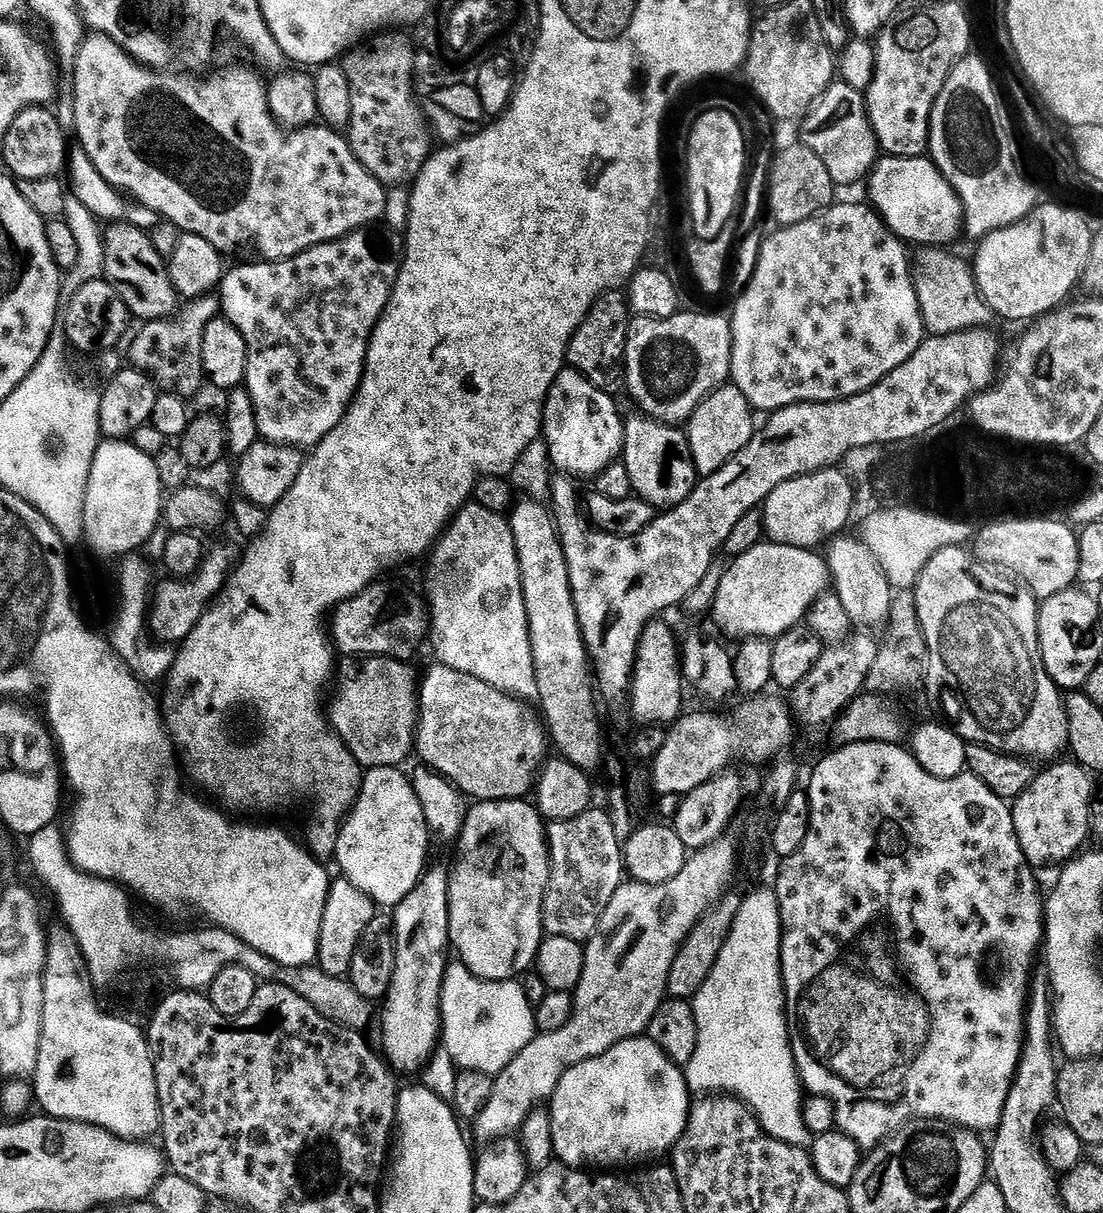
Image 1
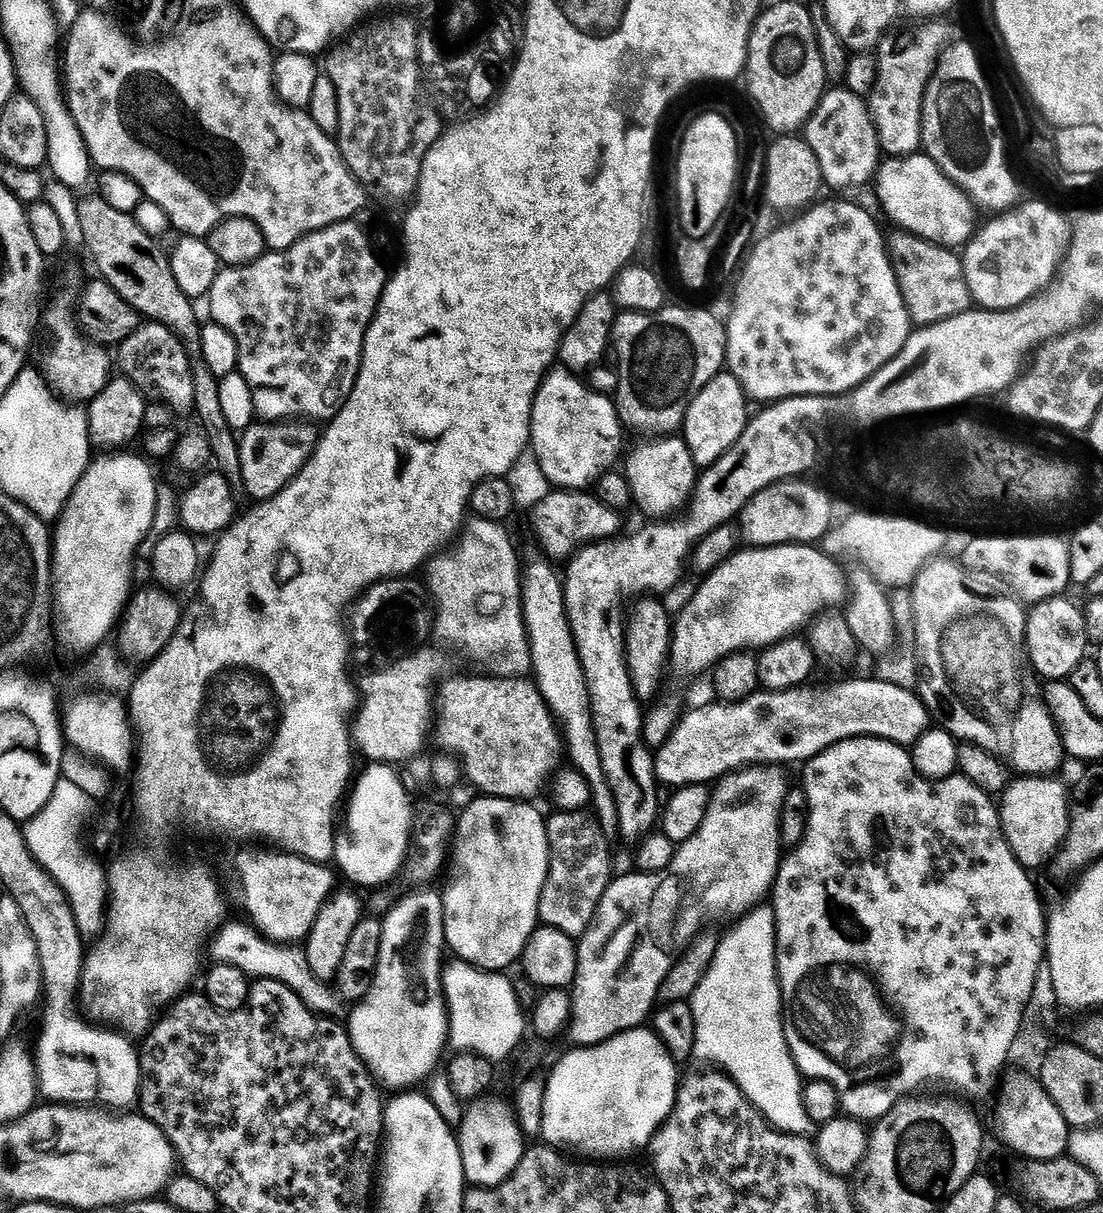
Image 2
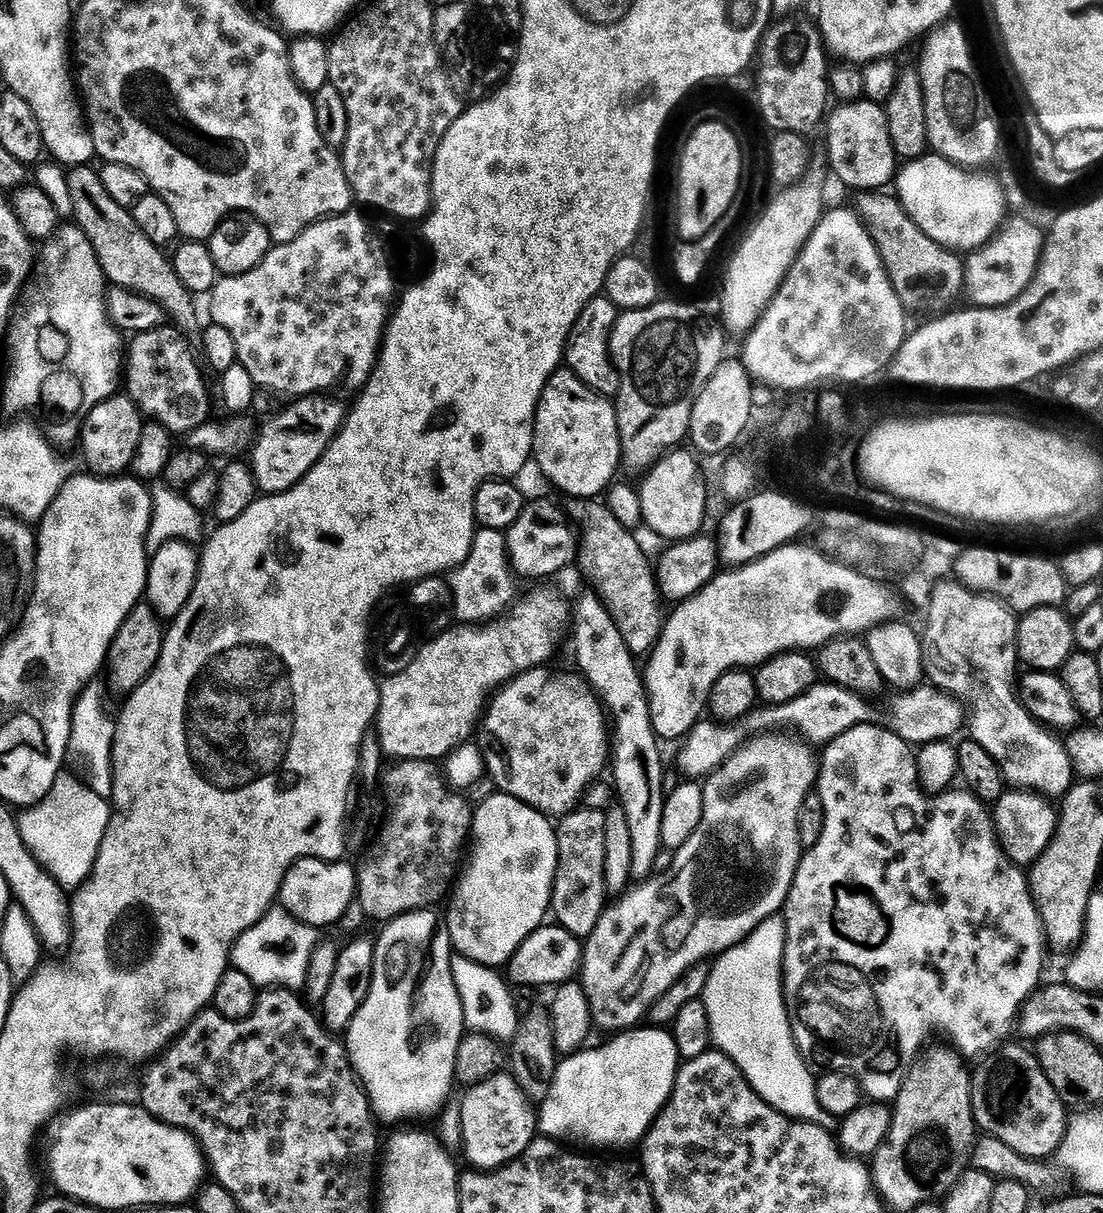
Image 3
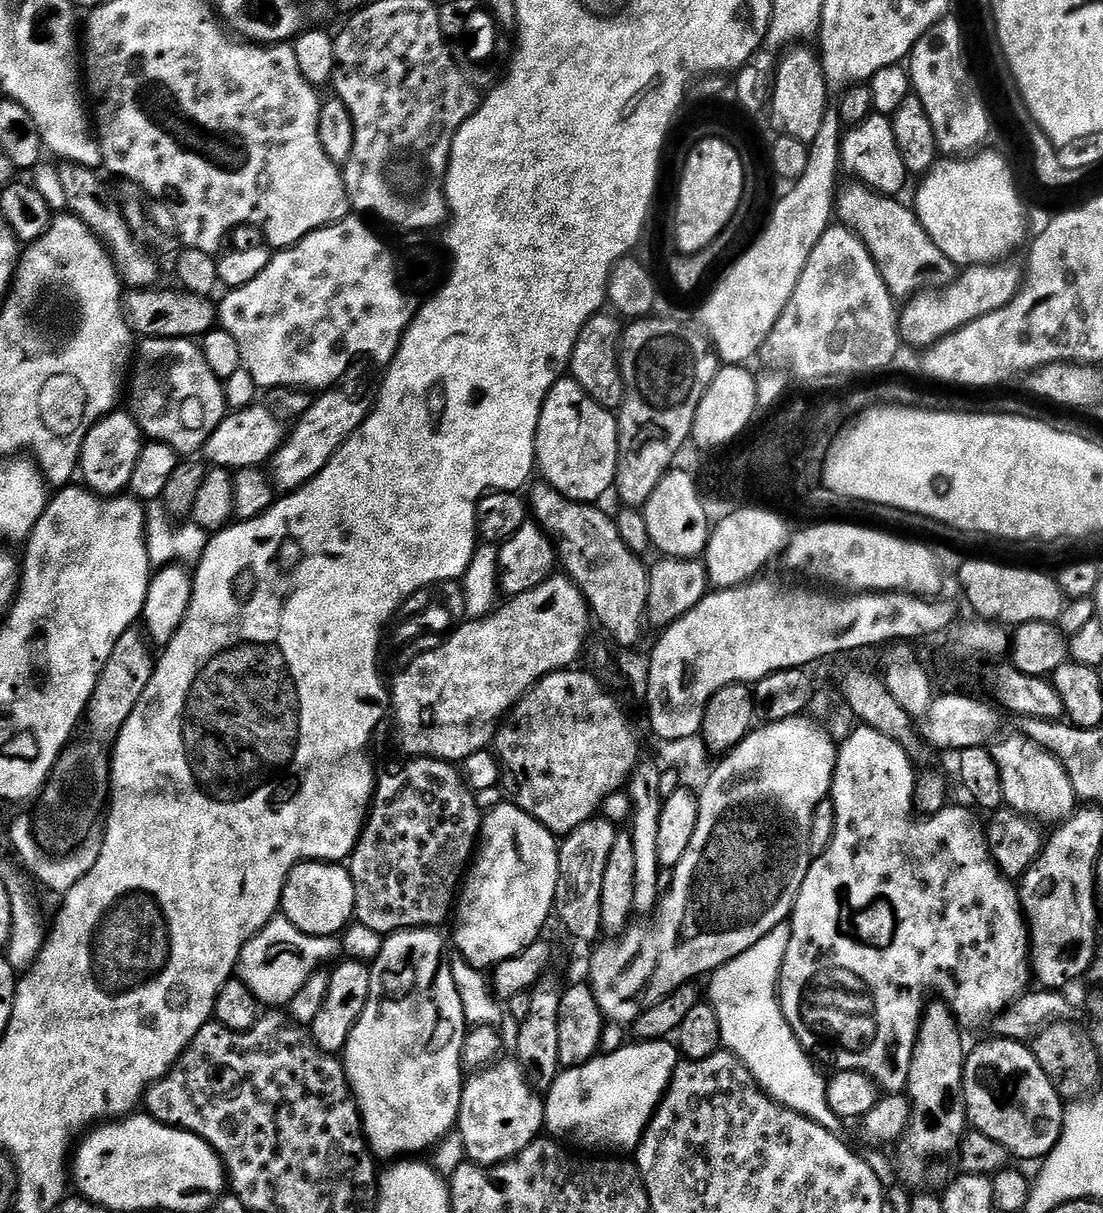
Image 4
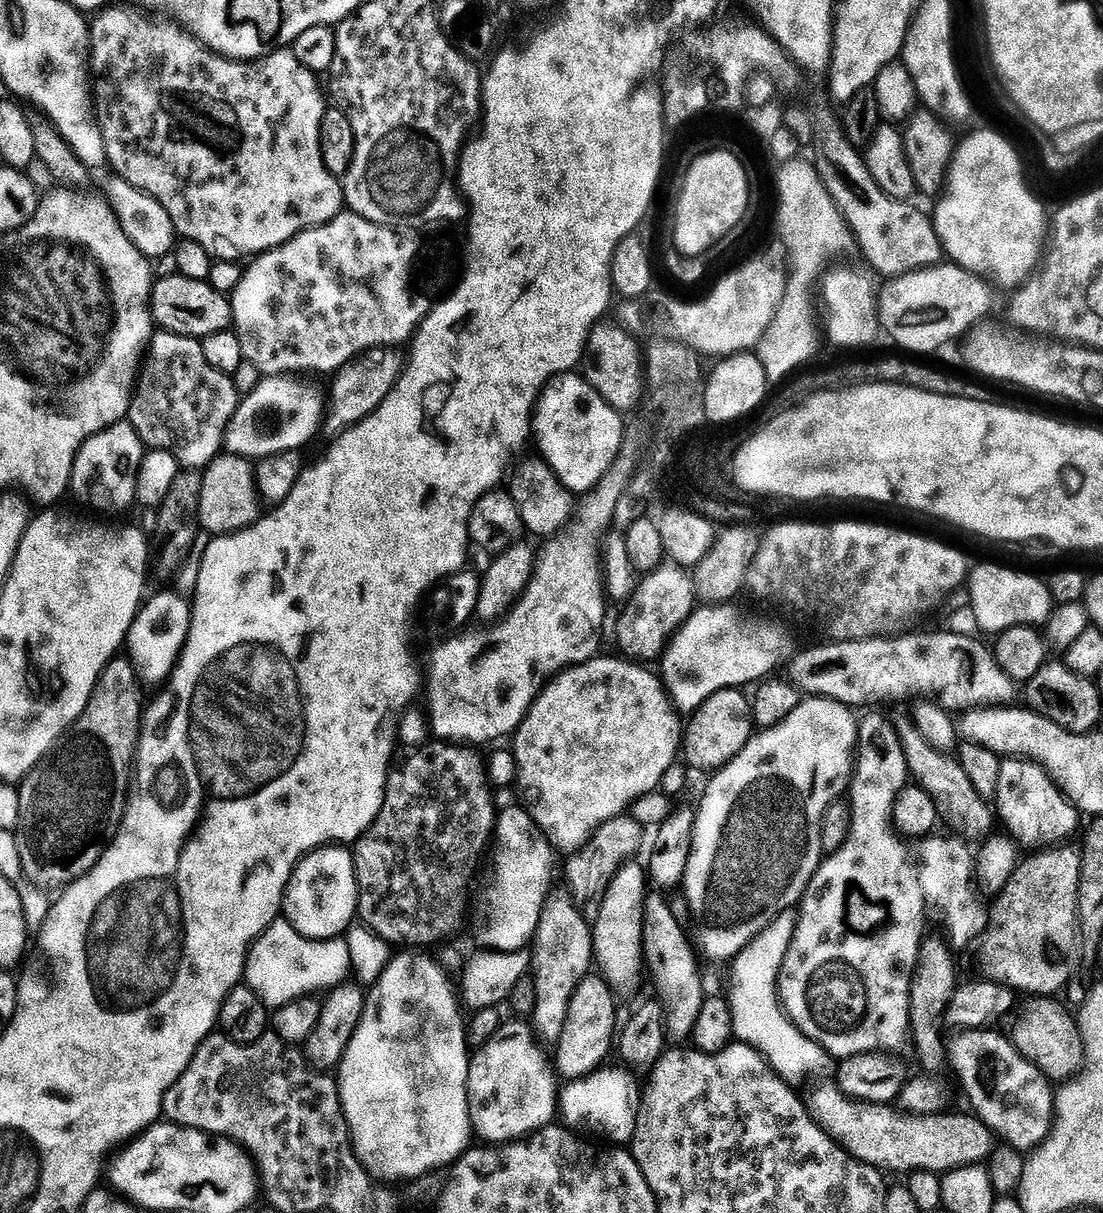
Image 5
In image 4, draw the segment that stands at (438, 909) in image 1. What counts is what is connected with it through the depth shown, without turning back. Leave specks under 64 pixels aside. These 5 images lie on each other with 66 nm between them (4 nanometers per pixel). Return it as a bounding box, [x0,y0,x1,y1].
[342,926,466,1160]

